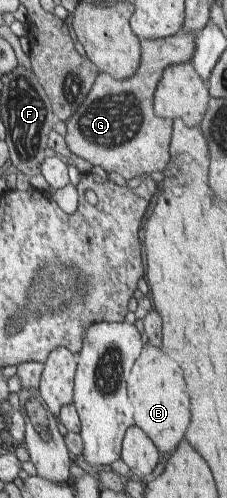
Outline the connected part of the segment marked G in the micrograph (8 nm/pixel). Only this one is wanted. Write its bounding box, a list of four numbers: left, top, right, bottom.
[65,32,195,181]

